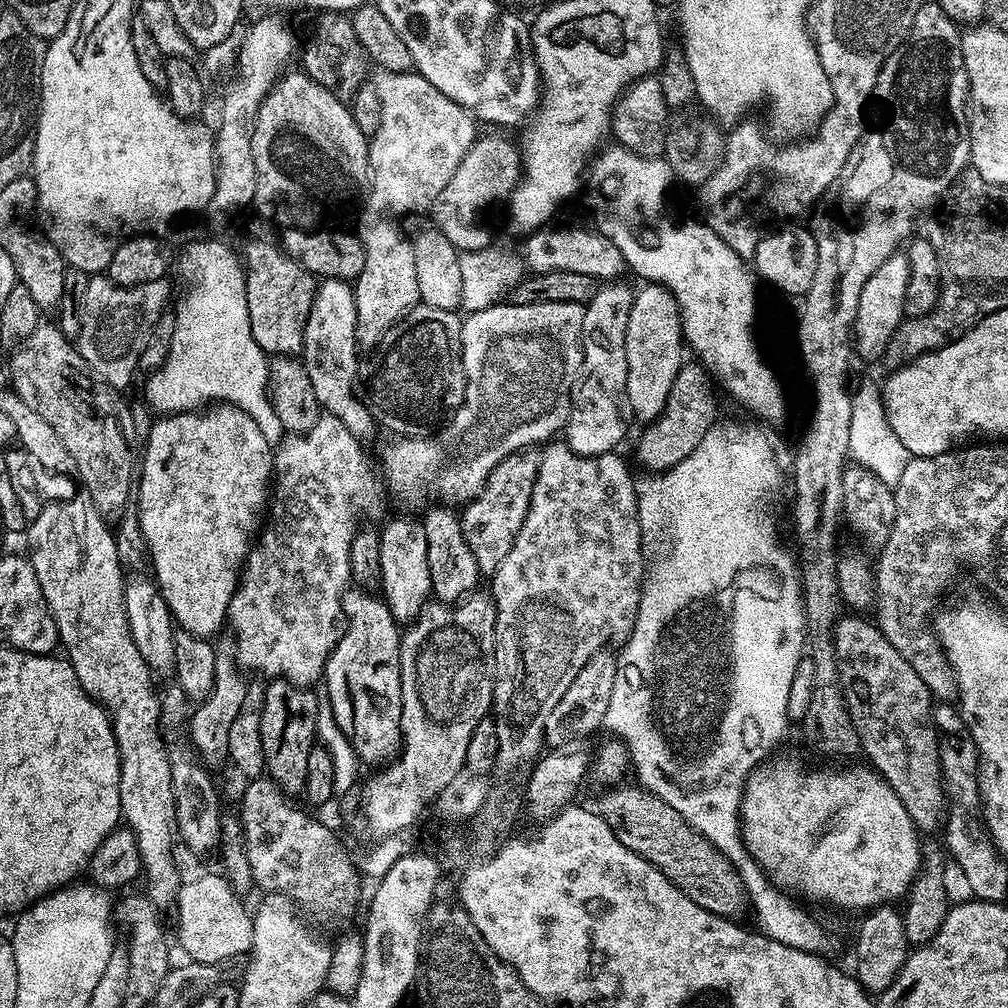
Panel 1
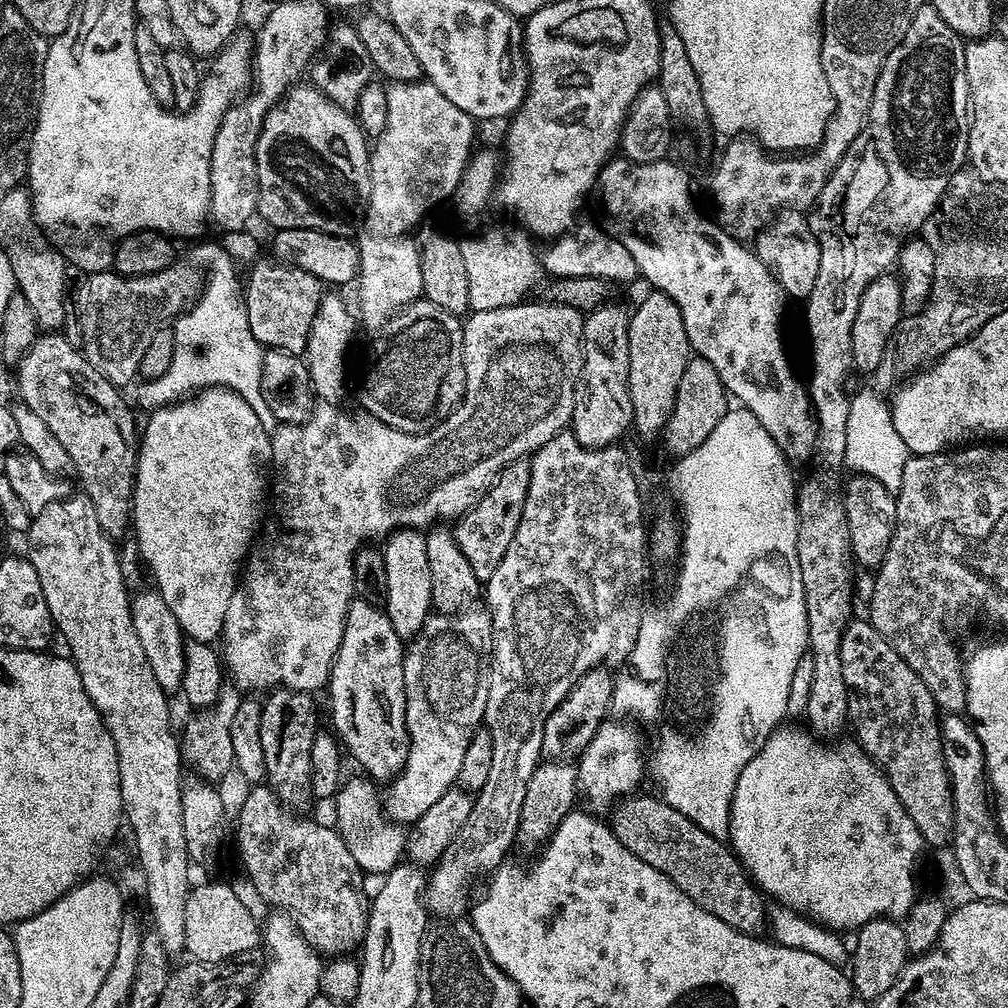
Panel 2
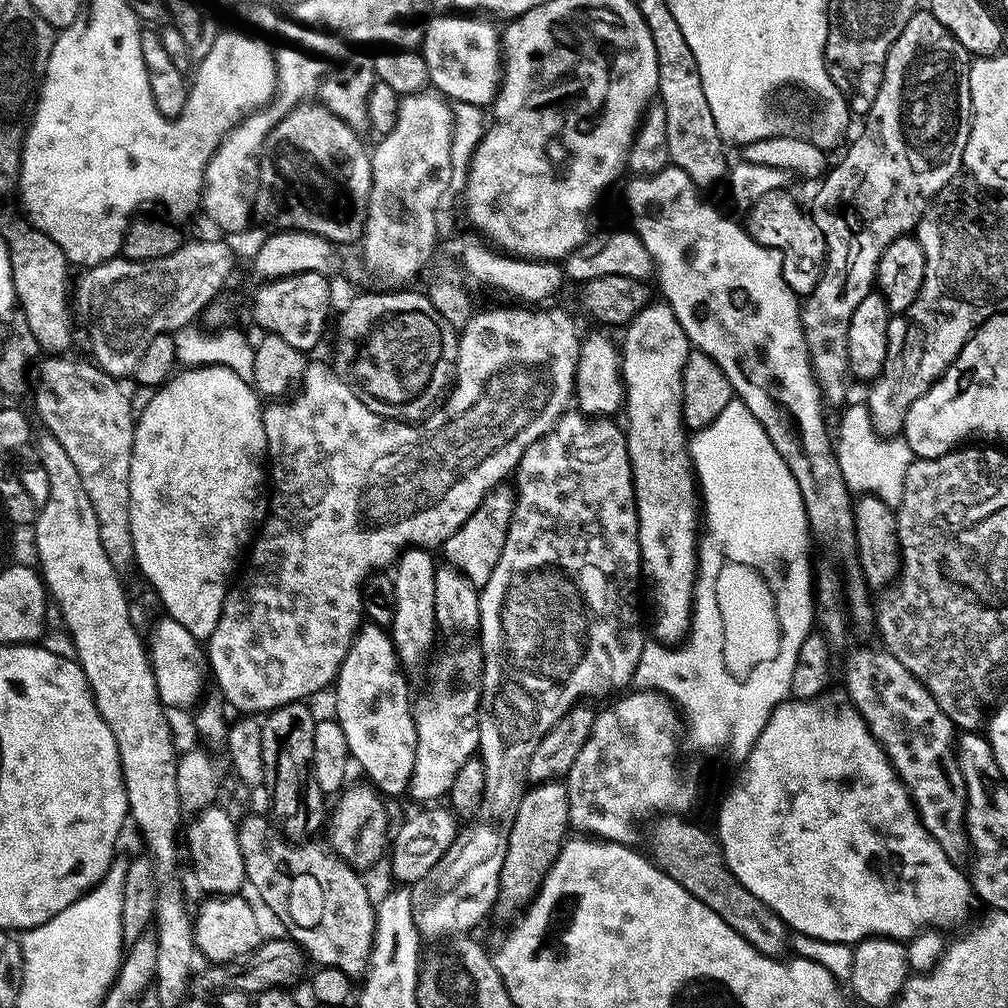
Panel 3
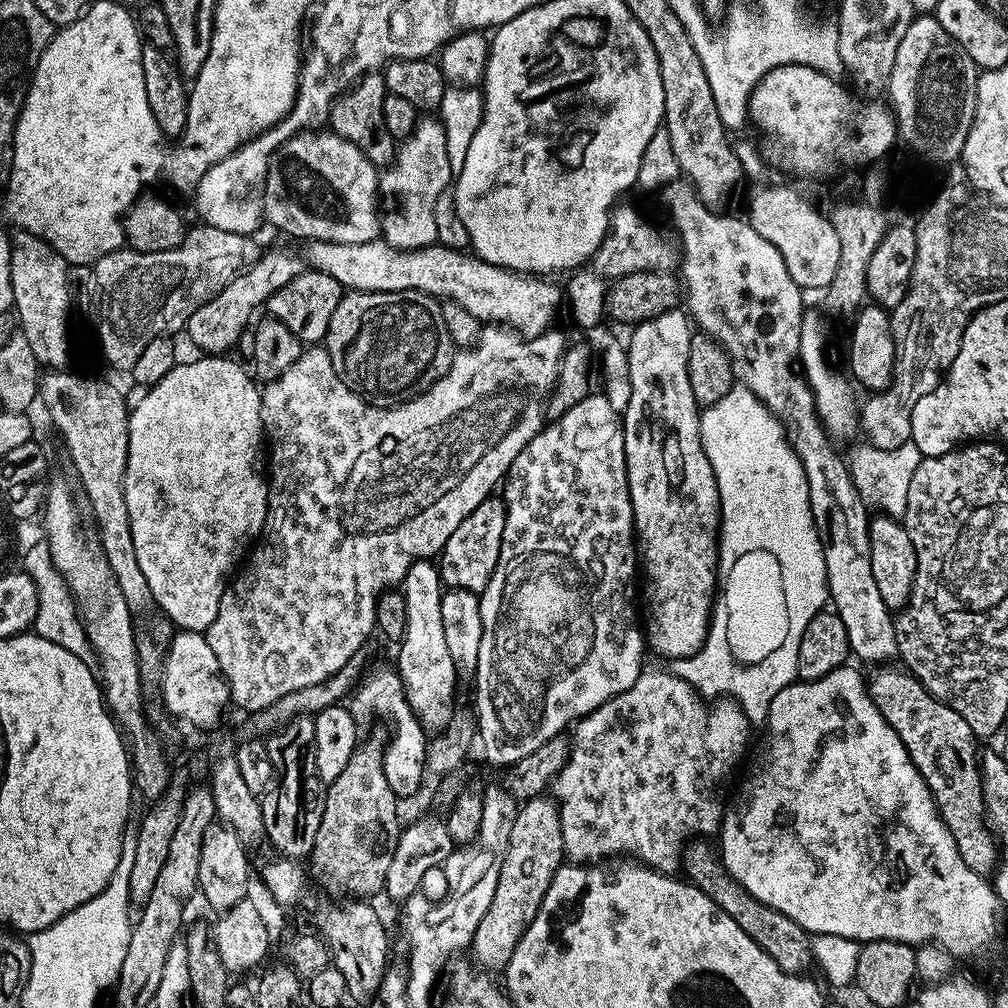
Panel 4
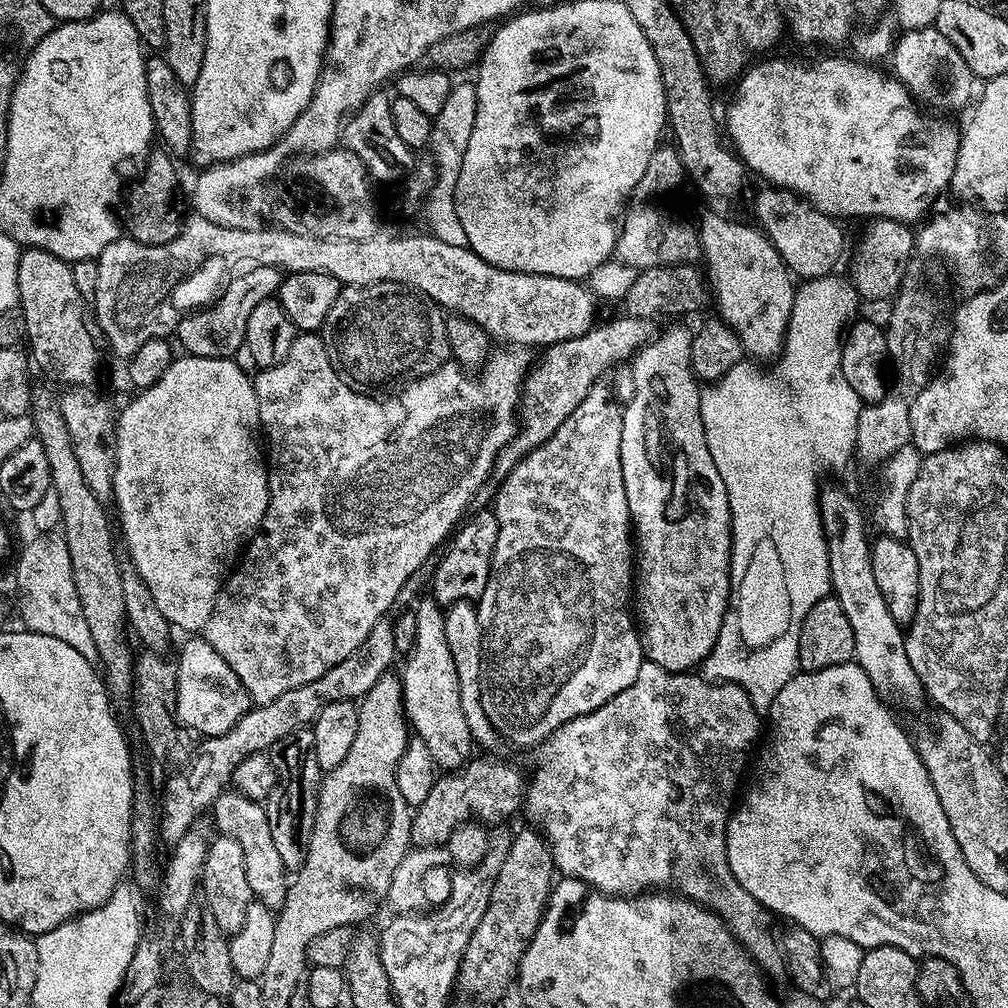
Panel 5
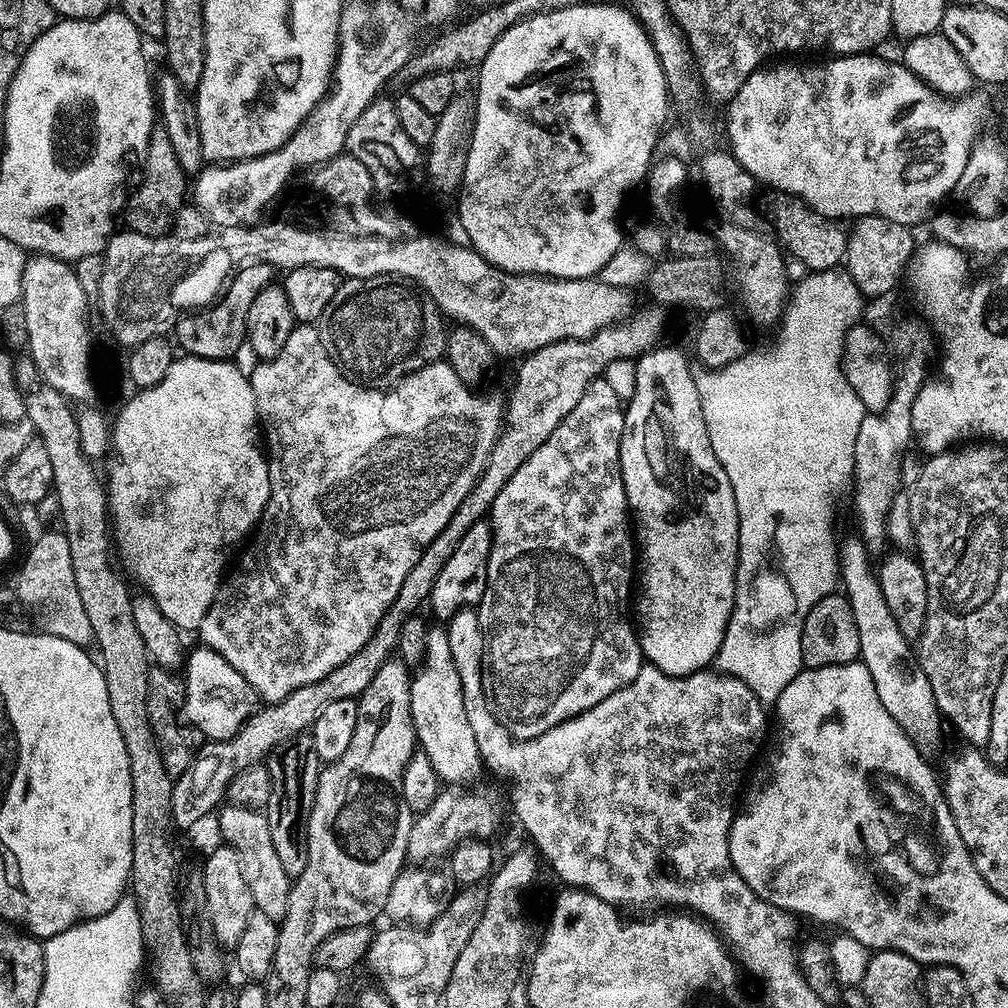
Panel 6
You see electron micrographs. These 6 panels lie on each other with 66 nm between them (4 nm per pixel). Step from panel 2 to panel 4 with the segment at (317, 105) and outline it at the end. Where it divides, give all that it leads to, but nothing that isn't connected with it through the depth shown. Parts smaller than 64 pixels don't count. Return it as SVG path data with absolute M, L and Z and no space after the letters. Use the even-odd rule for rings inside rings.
M305 130L297 132L288 139L289 151L300 155L305 163L312 164L317 171L324 172L336 188L340 188L340 196L348 200L348 208L352 208L351 218L344 220L344 228L340 228L340 242L366 242L377 239L381 235L380 213L378 211L378 168L364 157L362 150L354 146L346 138L342 138L331 130Z

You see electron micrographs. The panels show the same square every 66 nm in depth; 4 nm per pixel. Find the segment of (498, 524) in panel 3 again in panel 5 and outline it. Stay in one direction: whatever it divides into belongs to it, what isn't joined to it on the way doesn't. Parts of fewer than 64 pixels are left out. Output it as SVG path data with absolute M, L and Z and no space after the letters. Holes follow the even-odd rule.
M480 510L477 516L470 516L455 529L447 545L448 553L441 558L440 565L432 576L430 596L441 606L457 604L463 600L479 601L480 595L486 590L486 582L490 578L492 555L498 538L496 514L492 510Z

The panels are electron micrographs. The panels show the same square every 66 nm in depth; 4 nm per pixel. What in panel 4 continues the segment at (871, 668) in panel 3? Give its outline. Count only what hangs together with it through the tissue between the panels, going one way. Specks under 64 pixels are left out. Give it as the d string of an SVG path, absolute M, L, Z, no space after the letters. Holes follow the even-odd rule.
M880 666L873 671L876 673L872 680L870 676L867 681L870 698L882 718L886 718L898 738L902 738L918 774L922 774L932 791L942 822L946 822L958 846L958 854L962 854L962 862L980 876L991 877L998 863L998 845L986 823L980 761L972 745L977 743L978 737L957 710L930 695L912 673L892 667L896 666Z

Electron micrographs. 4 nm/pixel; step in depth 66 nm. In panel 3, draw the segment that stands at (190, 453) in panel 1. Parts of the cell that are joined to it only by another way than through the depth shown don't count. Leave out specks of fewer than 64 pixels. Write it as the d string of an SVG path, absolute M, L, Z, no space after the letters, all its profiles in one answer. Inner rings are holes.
M217 364L177 371L168 383L160 385L149 396L152 397L148 405L141 412L139 409L136 416L130 458L130 534L134 534L134 564L160 596L163 611L204 642L218 626L224 597L237 575L242 553L266 516L268 443L262 400L249 381Z

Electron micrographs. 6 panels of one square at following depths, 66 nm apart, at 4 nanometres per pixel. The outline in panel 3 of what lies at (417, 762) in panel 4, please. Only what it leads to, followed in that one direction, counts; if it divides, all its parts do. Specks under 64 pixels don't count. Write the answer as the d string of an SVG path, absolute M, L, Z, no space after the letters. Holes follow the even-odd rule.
M368 622L361 625L360 631L352 640L351 648L340 667L334 682L336 688L336 719L346 734L349 757L369 776L371 785L385 798L400 796L412 786L412 775L416 758L416 723L412 717L412 693L406 680L407 673L396 653L391 635L376 624Z

